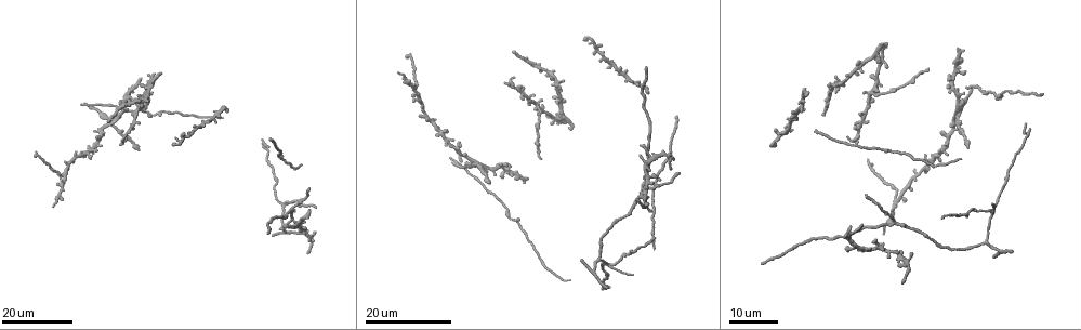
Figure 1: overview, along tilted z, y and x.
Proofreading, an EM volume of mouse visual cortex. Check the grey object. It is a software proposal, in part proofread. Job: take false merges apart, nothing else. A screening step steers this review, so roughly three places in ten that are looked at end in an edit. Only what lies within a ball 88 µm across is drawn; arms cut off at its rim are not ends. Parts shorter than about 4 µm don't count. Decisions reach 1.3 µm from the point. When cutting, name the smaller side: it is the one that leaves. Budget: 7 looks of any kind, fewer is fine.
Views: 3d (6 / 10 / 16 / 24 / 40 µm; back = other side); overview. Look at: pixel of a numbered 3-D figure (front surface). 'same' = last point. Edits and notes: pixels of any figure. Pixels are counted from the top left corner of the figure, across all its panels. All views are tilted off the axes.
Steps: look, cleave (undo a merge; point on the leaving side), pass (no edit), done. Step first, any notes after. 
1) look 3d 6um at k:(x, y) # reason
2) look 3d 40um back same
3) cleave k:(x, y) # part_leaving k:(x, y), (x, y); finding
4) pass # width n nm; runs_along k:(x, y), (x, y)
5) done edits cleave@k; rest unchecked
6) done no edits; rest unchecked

look 3d 16um at 1:(475, 162) # three arms meet

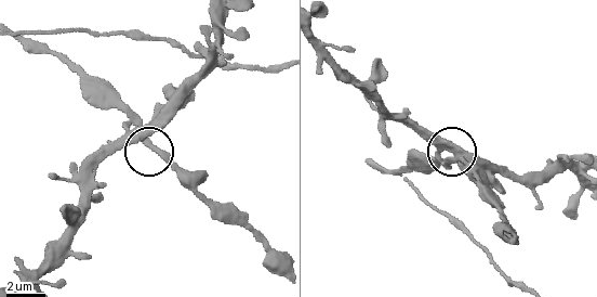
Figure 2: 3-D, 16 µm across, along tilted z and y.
look 3d 6um at 2:(454, 146)

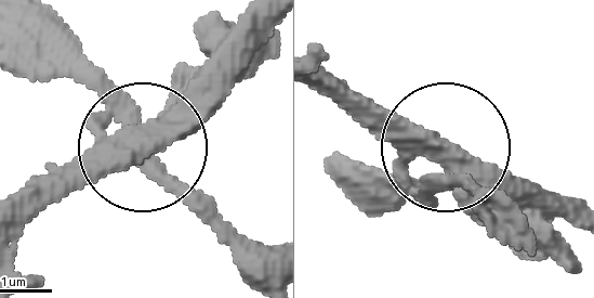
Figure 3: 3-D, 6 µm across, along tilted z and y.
cleave 3:(47, 81) # part_leaving 3:(405, 160), (424, 194), (459, 178), (480, 189); a second cell is stuck on

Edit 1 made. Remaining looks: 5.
look 3d 24um at 1:(62, 183) # looks like a crossing

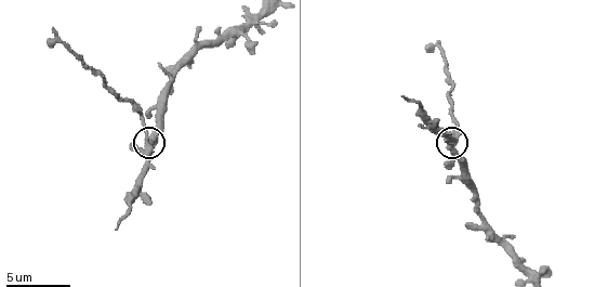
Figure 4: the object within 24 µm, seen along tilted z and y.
look 3d 6um at 4:(147, 140)

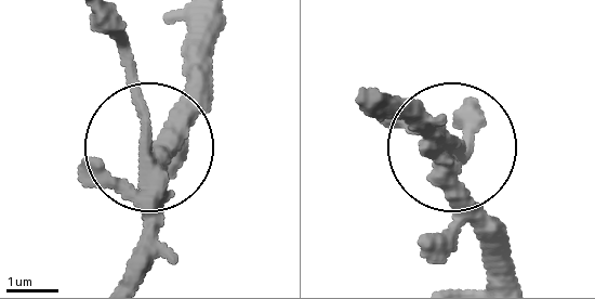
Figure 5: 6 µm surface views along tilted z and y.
look 3d 6um back at 5:(147, 154)

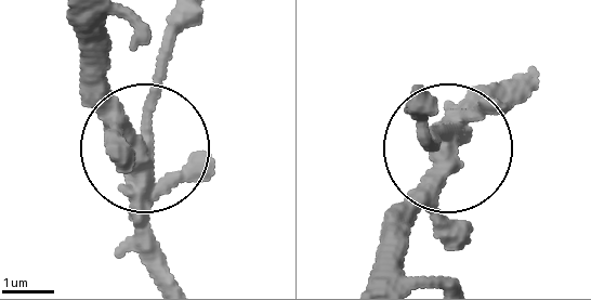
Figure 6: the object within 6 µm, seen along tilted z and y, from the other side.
cleave 6:(159, 64) # arms 4; a second cell is stuck on

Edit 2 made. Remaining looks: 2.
look 3d 24um at 1:(838, 85)

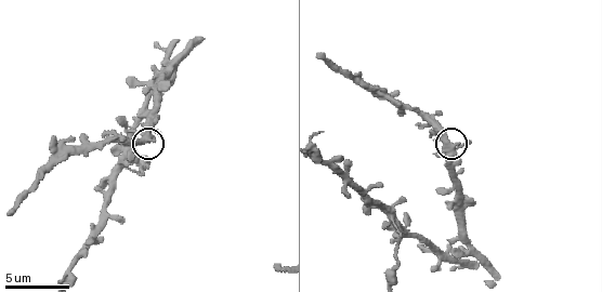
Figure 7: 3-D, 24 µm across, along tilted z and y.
look 3d 10um at 7:(449, 146)

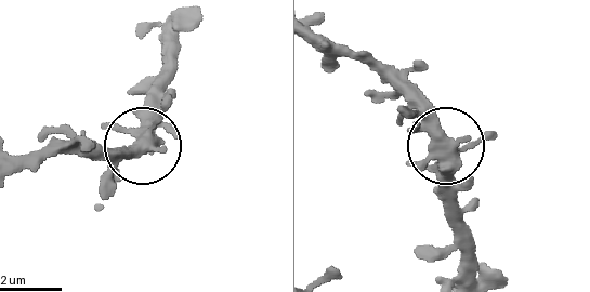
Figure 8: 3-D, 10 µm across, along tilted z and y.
pass # side_arm 14 um; runs_along 8:(458, 273), (444, 200), (444, 136), (382, 70); continuous, no second cell

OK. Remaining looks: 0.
done edits cleave@3, cleave@6; rest unchecked

